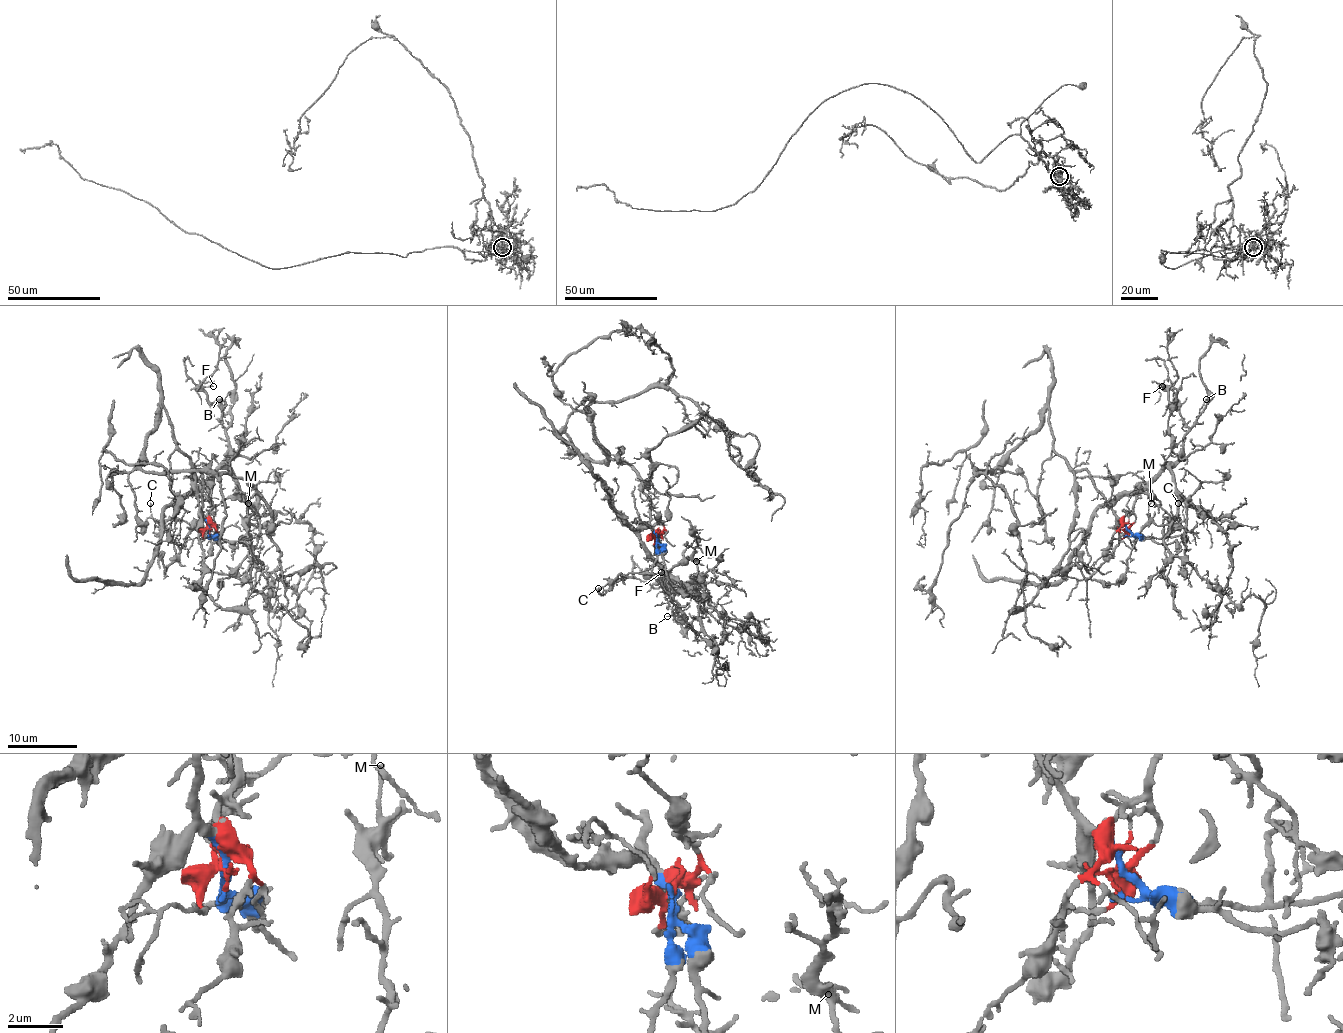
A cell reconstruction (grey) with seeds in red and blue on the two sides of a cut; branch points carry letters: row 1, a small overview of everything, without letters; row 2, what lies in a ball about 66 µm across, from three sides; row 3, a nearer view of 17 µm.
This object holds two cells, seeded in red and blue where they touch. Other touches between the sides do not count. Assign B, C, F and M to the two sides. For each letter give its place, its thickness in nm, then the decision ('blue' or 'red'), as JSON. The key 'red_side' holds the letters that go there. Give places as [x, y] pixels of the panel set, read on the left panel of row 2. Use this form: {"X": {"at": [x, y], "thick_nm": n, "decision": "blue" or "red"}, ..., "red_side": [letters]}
{"B": {"at": [219, 399], "thick_nm": 100, "decision": "red"}, "C": {"at": [150, 503], "thick_nm": 100, "decision": "blue"}, "F": {"at": [213, 386], "thick_nm": 110, "decision": "red"}, "M": {"at": [248, 503], "thick_nm": 90, "decision": "red"}, "red_side": ["B", "F", "M"]}

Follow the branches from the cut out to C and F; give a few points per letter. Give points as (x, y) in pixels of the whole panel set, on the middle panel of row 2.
C: (656, 535), (656, 561), (653, 570), (625, 575), (603, 594), (597, 592), (597, 587)
F: (656, 535), (660, 542), (653, 553), (653, 561), (675, 592), (672, 598), (668, 589), (651, 575), (661, 572)

